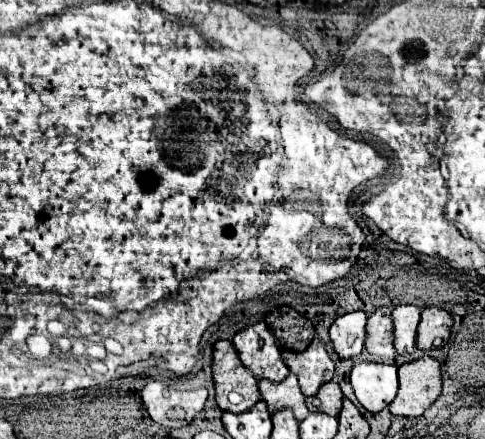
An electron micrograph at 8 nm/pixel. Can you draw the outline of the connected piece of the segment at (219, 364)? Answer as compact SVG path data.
M231 340L215 342L213 380L217 404L221 410L241 414L255 406L261 398L257 378L243 366Z

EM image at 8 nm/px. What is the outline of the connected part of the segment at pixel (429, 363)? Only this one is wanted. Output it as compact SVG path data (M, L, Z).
M423 356L399 366L399 392L389 404L395 416L421 416L441 394L441 364Z

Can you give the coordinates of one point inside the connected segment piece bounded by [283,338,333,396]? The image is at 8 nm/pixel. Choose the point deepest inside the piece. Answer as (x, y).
(313, 367)

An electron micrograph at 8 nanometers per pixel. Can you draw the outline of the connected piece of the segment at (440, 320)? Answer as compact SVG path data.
M435 306L423 308L421 322L417 328L417 348L431 350L447 342L451 336L451 326L453 326L453 318L449 312Z

